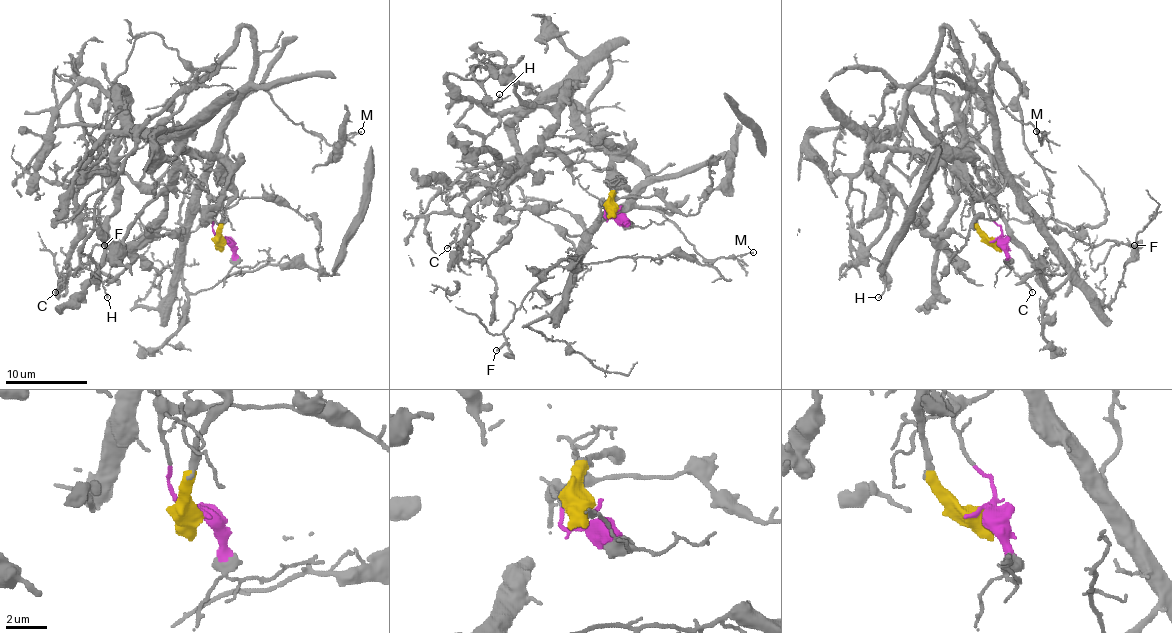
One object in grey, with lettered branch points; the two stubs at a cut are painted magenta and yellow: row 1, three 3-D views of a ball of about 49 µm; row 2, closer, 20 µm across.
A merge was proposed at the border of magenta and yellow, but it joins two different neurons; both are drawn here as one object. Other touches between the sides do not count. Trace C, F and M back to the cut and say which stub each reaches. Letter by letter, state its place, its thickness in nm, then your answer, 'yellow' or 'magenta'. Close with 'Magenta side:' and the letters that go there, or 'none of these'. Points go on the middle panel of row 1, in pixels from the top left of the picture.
C: at (447, 248); 120 nm thick; yellow
F: at (496, 350); 200 nm thick; magenta
M: at (753, 252); 120 nm thick; magenta
Magenta side: F, M

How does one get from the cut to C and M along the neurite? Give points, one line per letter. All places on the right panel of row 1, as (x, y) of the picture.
C: (995, 240), (940, 160), (872, 140), (895, 134), (922, 162), (971, 150), (1034, 265), (1020, 277), (1032, 292)
M: (995, 238), (1002, 230), (985, 204), (1006, 175), (993, 89), (1012, 115), (1043, 134), (1041, 144), (1036, 132)

